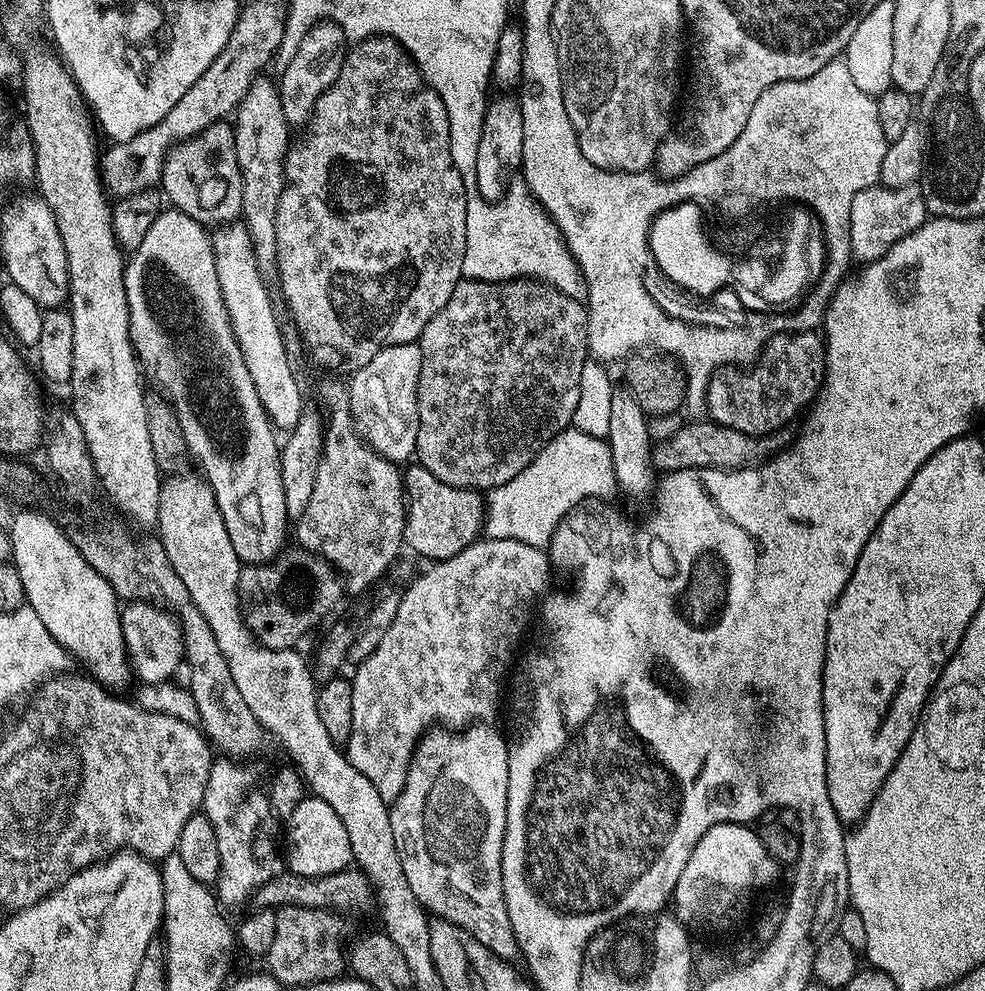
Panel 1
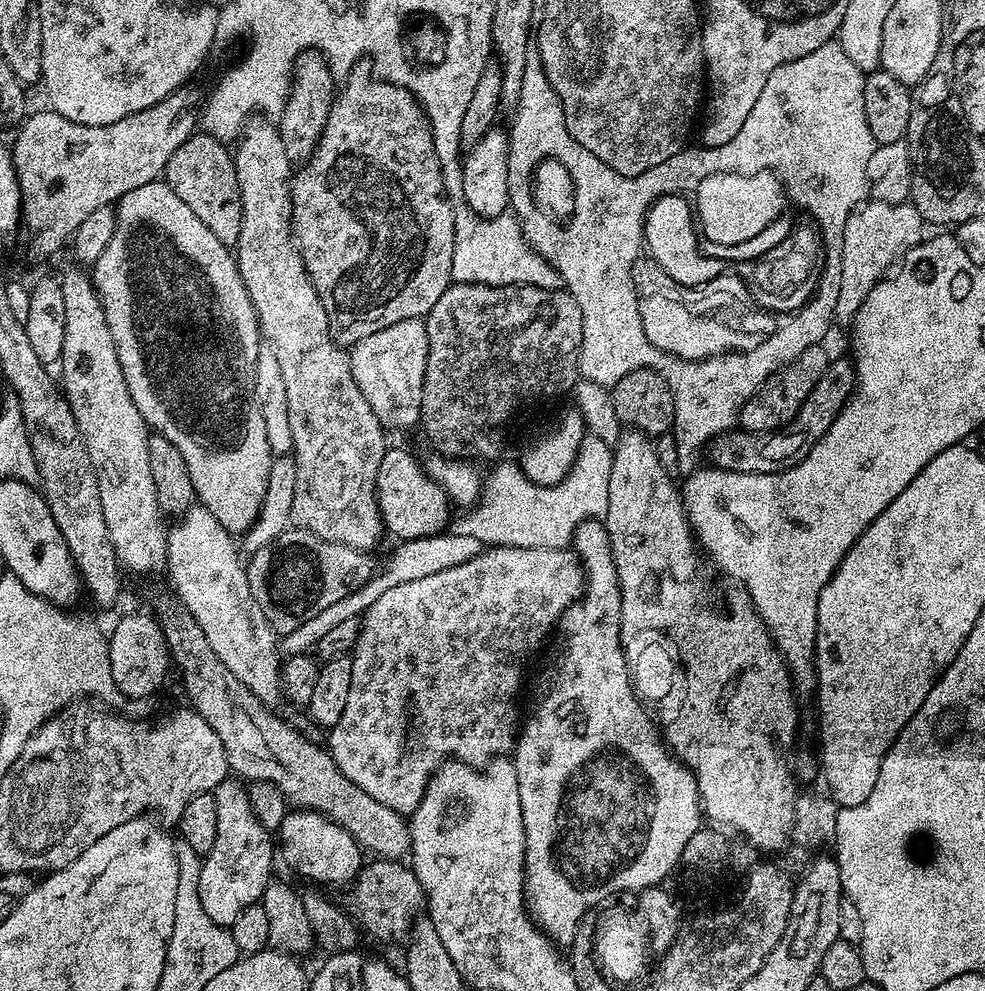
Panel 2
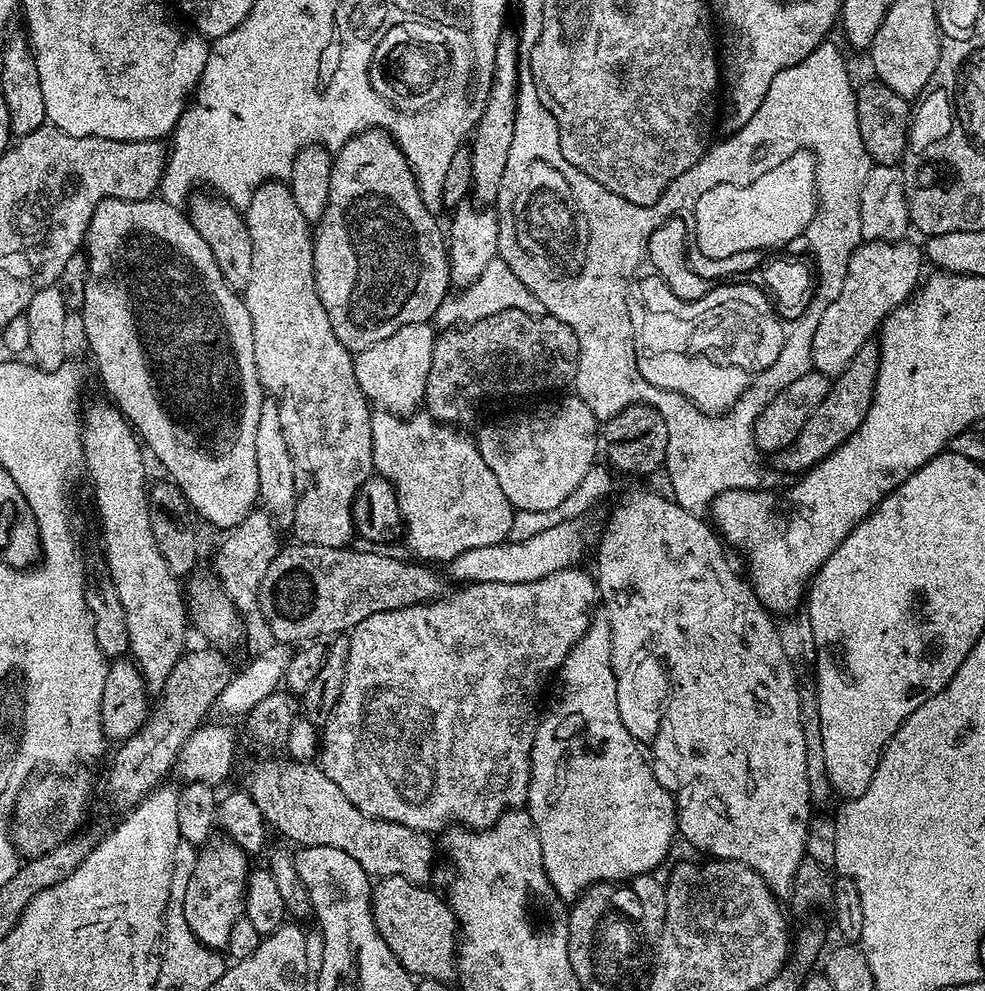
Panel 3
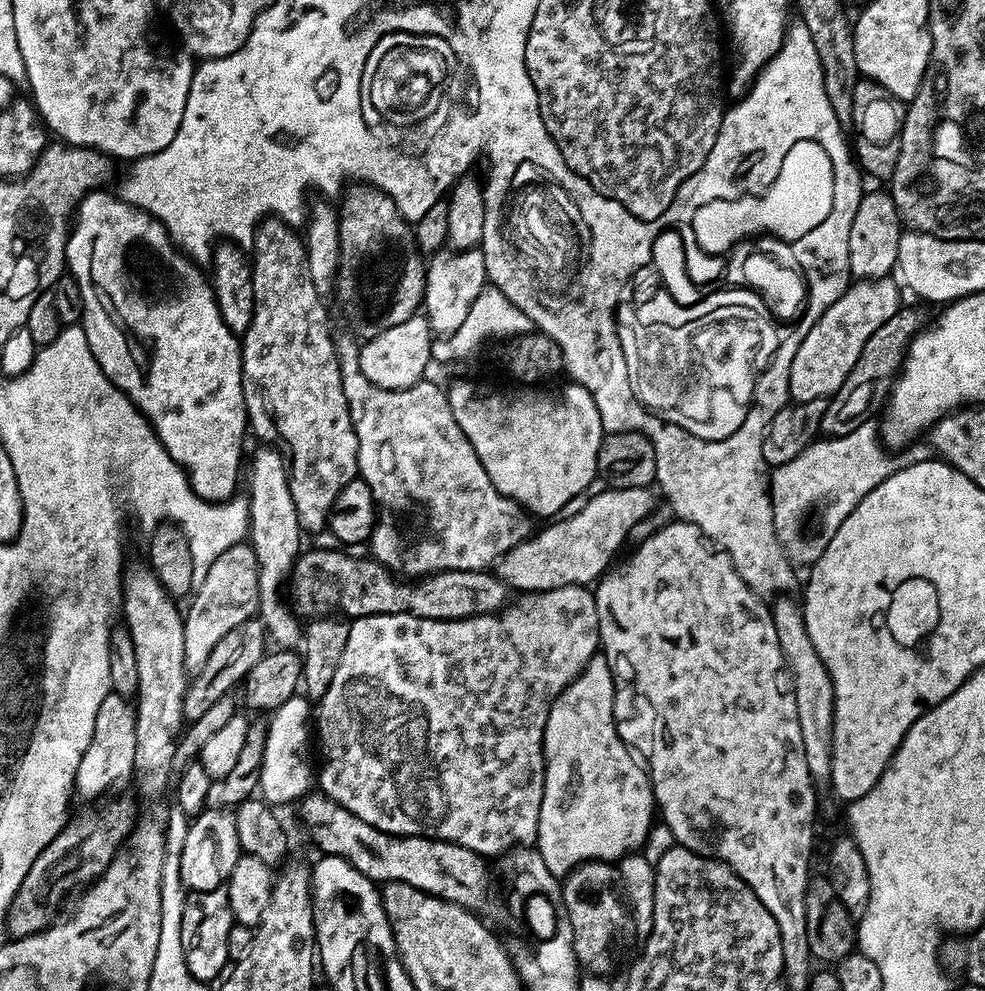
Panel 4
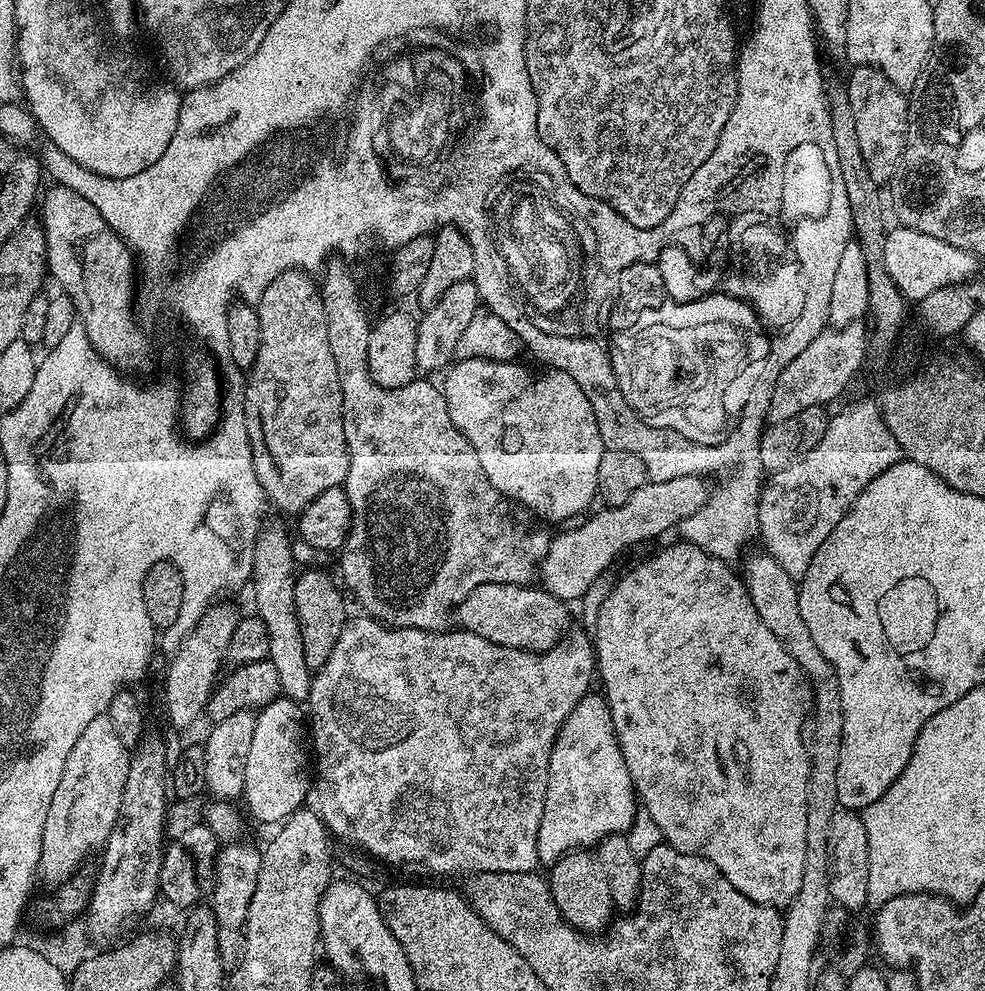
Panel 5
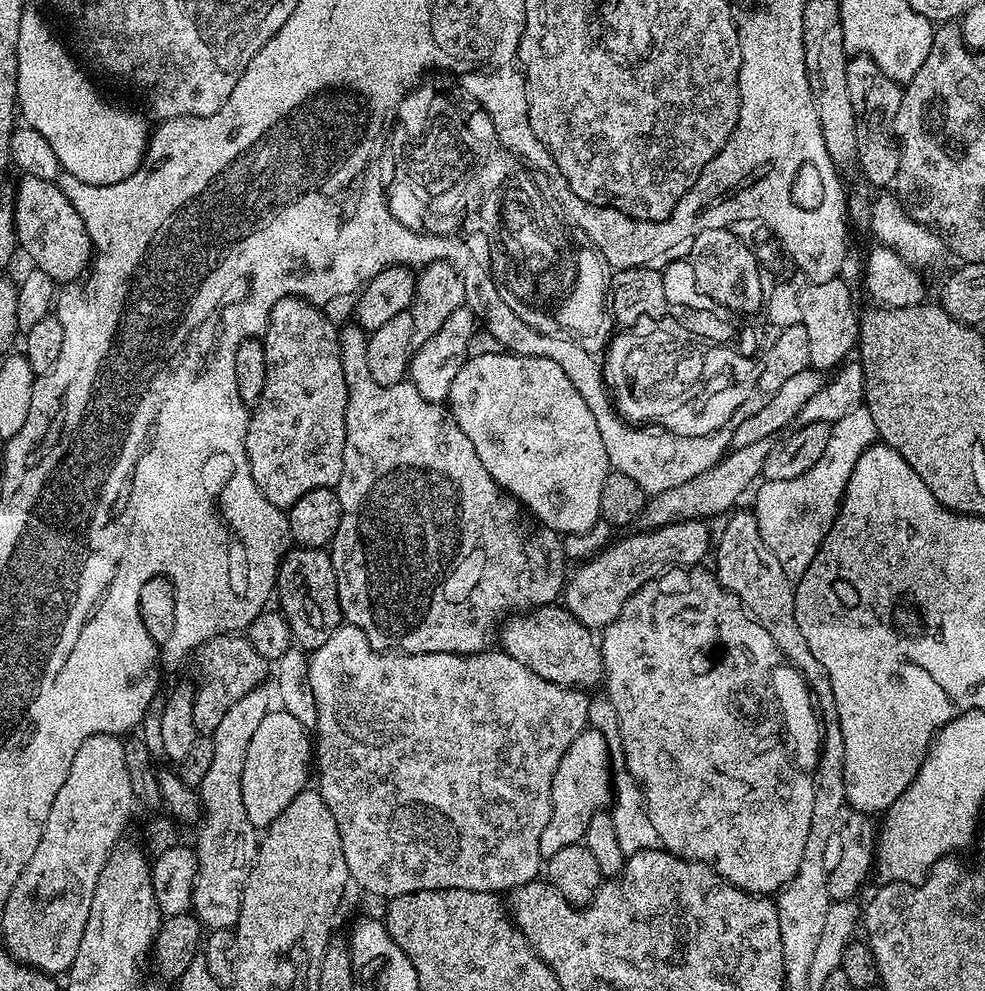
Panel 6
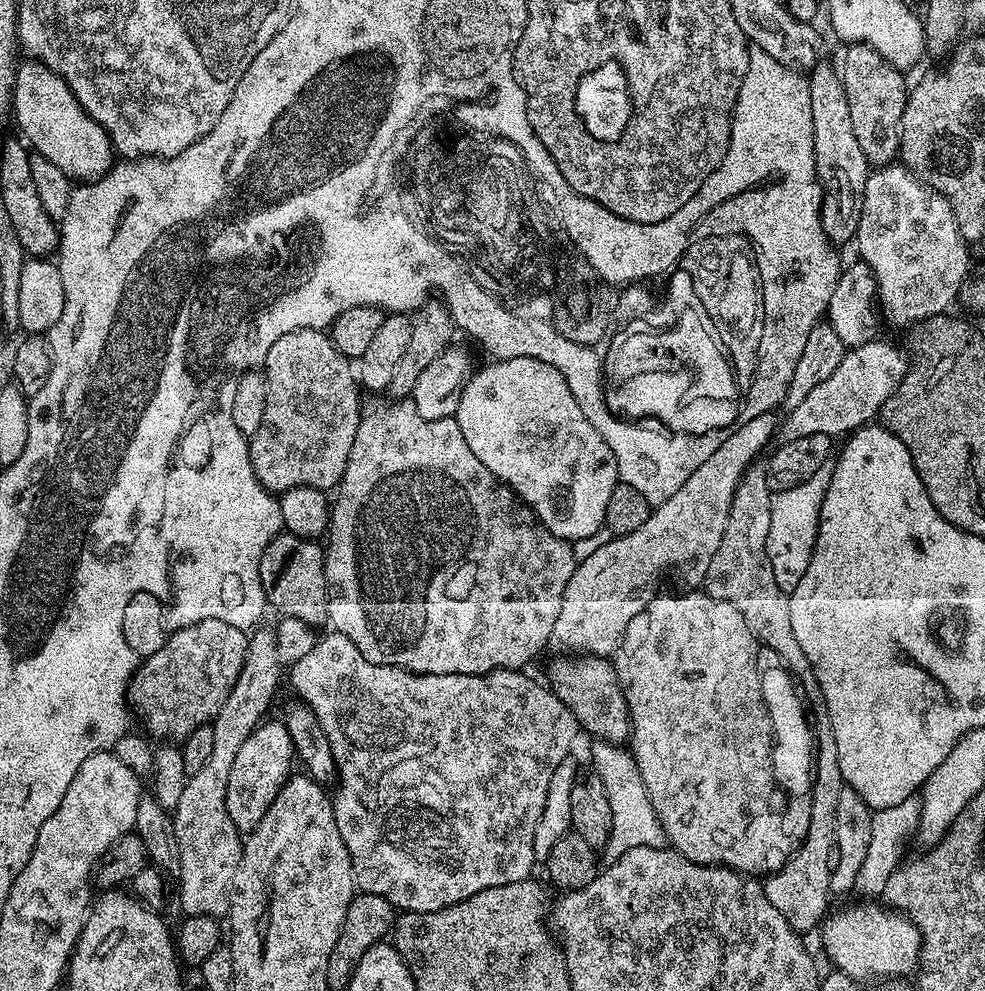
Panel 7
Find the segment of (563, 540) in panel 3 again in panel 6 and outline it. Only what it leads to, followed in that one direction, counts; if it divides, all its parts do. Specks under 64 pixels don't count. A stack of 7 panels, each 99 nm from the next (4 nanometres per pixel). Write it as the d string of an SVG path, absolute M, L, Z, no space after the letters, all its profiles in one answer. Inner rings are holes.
M776 436L762 438L761 441L731 449L723 459L710 470L704 471L682 486L674 486L671 490L655 493L644 505L641 512L641 525L648 530L661 528L678 520L709 519L722 512L731 511L740 496L761 477L764 470L765 458L773 450L777 442Z

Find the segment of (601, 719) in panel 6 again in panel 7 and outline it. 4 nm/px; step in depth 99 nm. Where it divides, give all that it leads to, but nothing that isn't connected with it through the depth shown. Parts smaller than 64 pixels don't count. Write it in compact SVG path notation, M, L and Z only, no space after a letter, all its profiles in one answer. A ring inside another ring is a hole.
M595 739L590 750L595 775L602 778L606 796L610 801L611 830L610 838L604 847L607 861L614 861L636 846L650 846L651 849L667 847L667 836L654 814L653 804L646 794L645 783L638 771L636 759L621 745L610 744Z

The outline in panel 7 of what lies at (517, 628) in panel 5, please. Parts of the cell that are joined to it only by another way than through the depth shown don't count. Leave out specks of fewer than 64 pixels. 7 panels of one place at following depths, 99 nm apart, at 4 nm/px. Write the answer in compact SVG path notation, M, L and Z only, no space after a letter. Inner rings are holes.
M568 654L548 668L550 691L572 711L577 725L584 728L597 740L604 740L610 744L627 745L632 734L632 719L630 710L626 706L626 694L618 682L615 663L607 656L589 656L587 654Z

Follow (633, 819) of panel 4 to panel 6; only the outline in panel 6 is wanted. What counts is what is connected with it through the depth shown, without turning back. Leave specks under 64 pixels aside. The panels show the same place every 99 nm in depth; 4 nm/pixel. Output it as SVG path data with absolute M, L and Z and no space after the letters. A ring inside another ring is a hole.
M587 727L570 742L570 750L562 754L562 762L558 762L558 770L554 770L552 809L550 822L546 822L546 830L542 830L541 857L558 854L562 846L581 843L586 826L590 826L590 818L605 811L612 799L613 762L606 738L598 730Z

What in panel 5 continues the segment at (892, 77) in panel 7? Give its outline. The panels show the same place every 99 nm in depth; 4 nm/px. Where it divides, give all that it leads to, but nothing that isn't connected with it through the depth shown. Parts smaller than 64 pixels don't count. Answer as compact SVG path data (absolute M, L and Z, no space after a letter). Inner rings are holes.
M855 65L850 71L844 87L858 133L858 144L866 170L878 185L891 183L896 175L897 166L904 154L905 134L908 132L908 100L905 93L893 86L881 71L874 67Z

